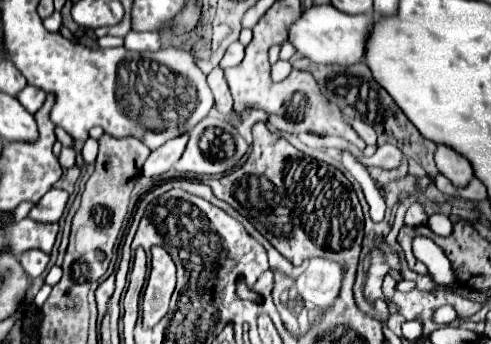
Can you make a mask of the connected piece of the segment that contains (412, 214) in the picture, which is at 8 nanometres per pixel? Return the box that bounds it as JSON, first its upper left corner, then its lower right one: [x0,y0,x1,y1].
[404,202,428,226]

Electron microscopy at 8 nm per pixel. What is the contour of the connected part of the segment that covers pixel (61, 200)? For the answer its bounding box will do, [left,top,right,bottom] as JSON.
[28,188,68,224]

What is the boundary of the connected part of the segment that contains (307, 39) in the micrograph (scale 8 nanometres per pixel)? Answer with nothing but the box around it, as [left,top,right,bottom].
[288,4,372,64]

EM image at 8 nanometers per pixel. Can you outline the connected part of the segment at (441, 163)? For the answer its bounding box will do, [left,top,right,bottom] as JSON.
[434,144,474,186]

